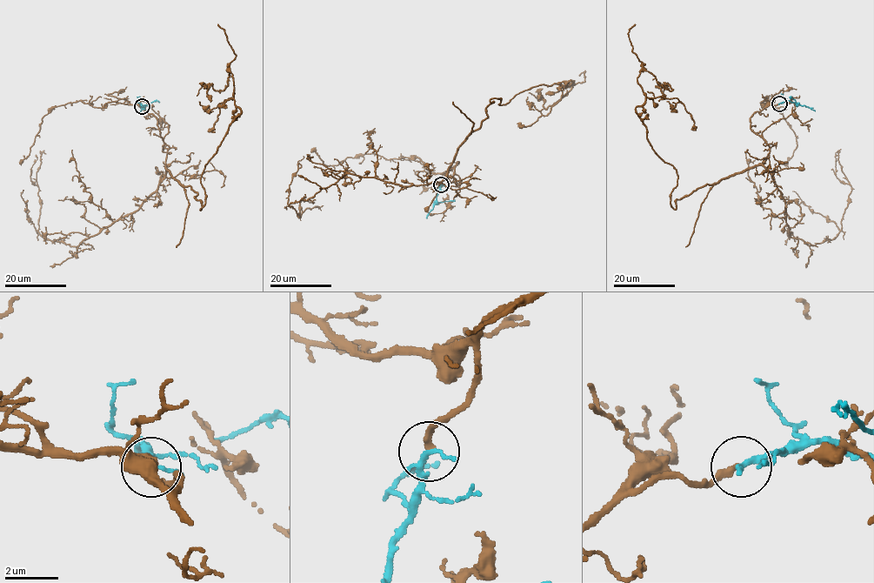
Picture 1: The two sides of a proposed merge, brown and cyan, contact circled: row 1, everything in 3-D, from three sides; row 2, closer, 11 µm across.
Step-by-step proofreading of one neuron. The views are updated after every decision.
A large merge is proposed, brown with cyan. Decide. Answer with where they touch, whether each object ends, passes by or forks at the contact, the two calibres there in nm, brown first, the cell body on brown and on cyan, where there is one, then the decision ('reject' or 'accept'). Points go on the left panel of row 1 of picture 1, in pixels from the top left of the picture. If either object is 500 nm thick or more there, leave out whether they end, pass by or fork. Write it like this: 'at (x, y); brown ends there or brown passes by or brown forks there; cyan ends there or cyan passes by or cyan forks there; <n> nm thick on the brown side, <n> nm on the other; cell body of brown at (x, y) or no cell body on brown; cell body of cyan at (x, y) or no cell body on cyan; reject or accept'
at (142, 106); brown ends there; cyan ends there; 240 nm thick on the brown side, 240 nm on the other; no cell body on brown; no cell body on cyan; accept

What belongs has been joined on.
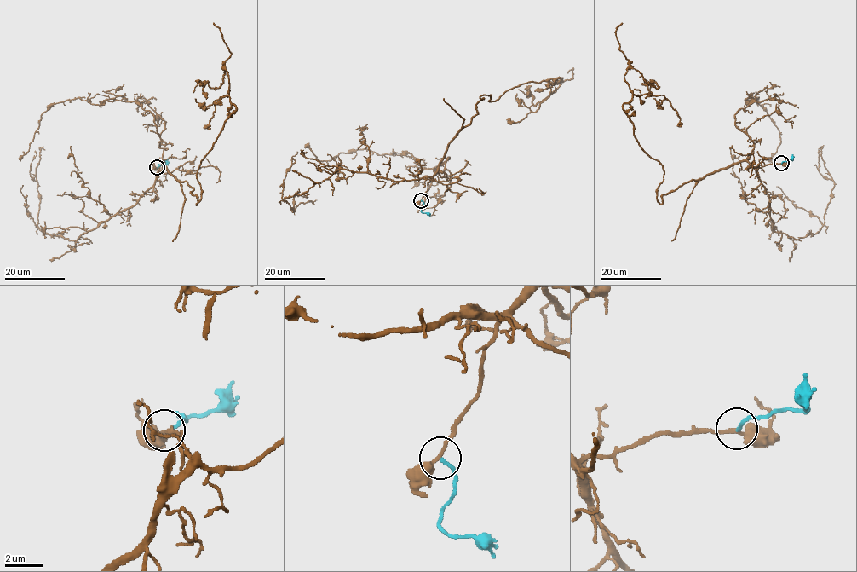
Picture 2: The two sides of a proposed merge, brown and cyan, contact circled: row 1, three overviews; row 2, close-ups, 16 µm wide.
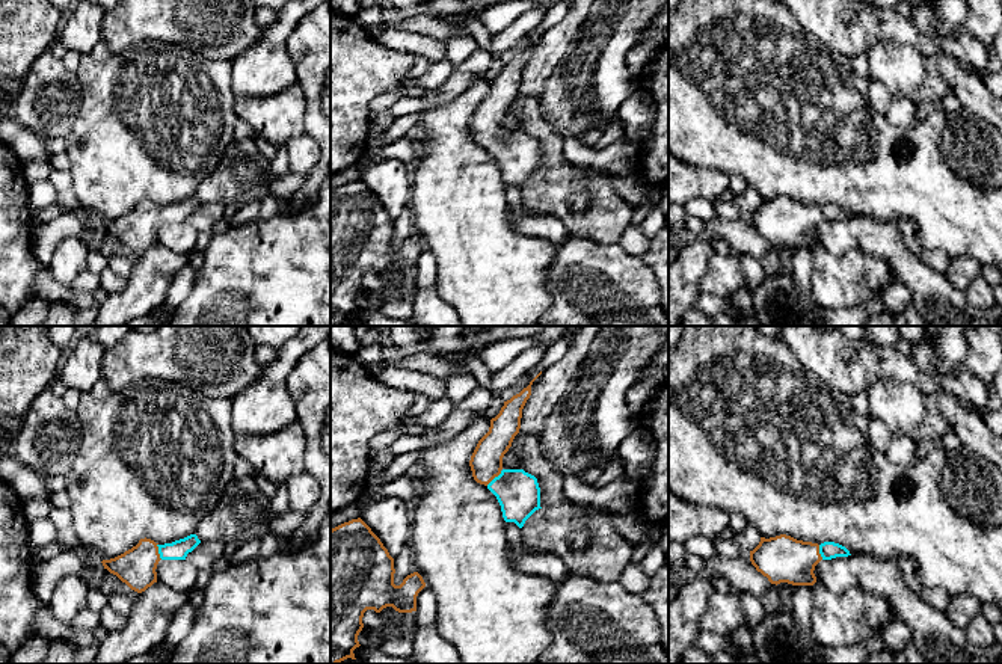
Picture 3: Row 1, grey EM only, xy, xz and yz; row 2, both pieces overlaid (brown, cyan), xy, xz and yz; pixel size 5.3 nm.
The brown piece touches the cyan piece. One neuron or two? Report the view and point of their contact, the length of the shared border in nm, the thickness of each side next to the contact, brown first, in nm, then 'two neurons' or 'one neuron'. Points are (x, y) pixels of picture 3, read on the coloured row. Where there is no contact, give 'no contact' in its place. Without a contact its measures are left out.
xz (494, 477) | 120 nm | 180/240 nm | one neuron

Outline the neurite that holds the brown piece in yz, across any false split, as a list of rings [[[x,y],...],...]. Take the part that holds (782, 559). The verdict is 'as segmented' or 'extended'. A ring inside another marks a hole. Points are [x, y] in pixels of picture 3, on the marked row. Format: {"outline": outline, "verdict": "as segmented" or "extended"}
{"outline": [[[780,534],[761,537],[759,545],[750,551],[750,561],[771,584],[813,586],[813,570],[821,560],[848,555],[850,551],[834,542],[818,545]]], "verdict": "extended"}

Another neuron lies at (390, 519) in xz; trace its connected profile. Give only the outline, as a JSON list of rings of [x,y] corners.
[[[397,496],[382,498],[361,513],[361,519],[380,539],[389,555],[395,558],[407,546],[410,536],[410,512]]]

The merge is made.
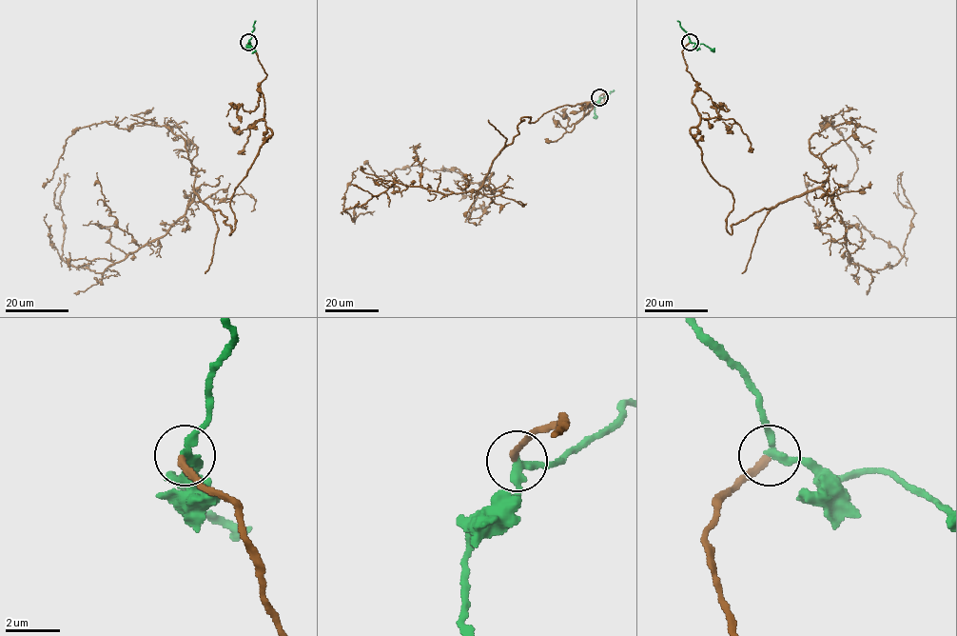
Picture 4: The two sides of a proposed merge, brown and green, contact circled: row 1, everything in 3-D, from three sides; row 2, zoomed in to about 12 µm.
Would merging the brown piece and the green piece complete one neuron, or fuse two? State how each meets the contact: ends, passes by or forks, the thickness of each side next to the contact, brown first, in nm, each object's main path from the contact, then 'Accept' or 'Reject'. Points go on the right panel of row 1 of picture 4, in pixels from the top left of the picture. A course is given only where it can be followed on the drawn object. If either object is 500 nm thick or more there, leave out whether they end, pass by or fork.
At the ring brown ends. At the ring green passes by. Thickness 280 nm (brown) against 280 nm. Course of brown: (689, 42), (690, 133), (732, 193), (731, 234), (822, 189), (850, 263), (881, 270), (914, 213), (897, 176). Course of green: (689, 42), (704, 44), (714, 52). Accept

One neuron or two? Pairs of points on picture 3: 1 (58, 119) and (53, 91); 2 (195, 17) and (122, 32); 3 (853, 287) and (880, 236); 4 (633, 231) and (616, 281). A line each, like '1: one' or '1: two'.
1: one
2: one
3: two
4: two

